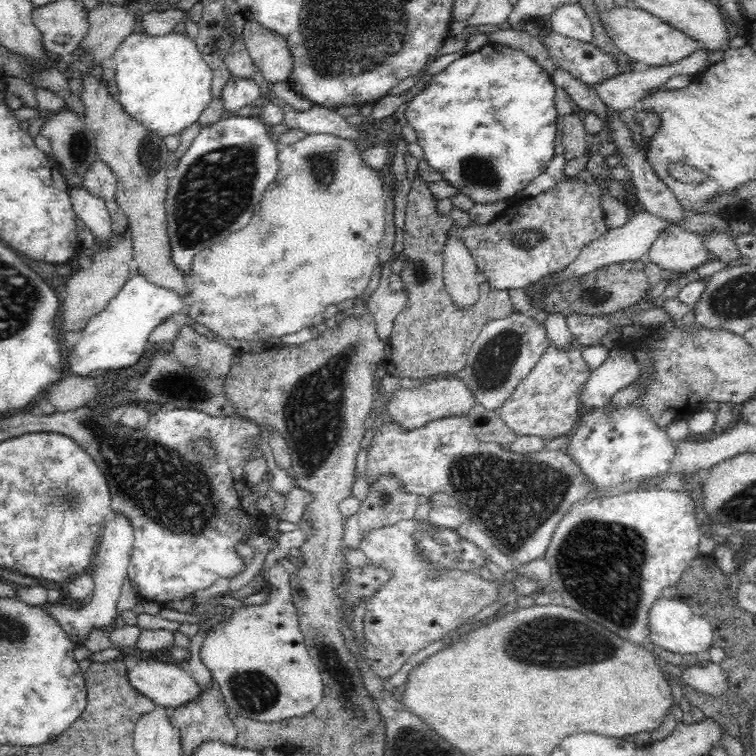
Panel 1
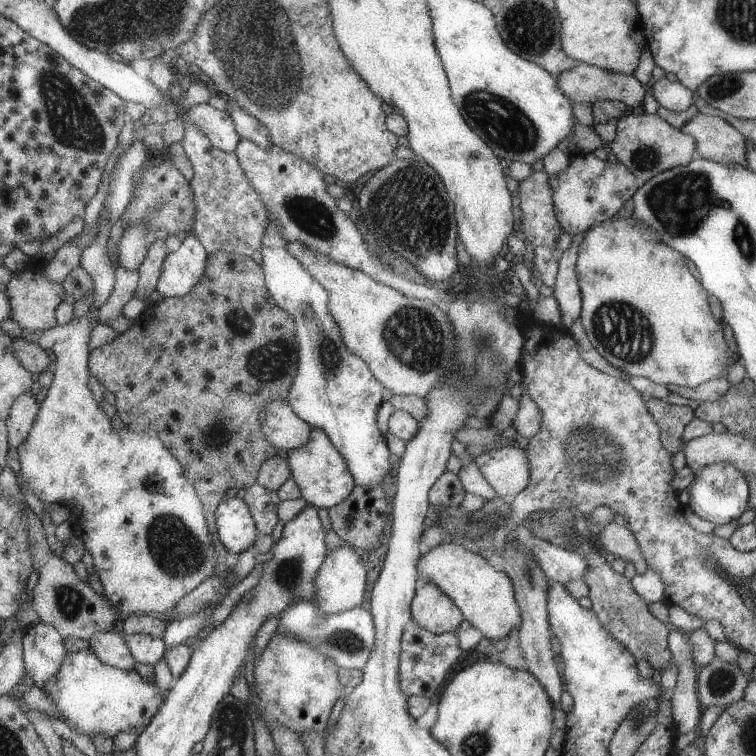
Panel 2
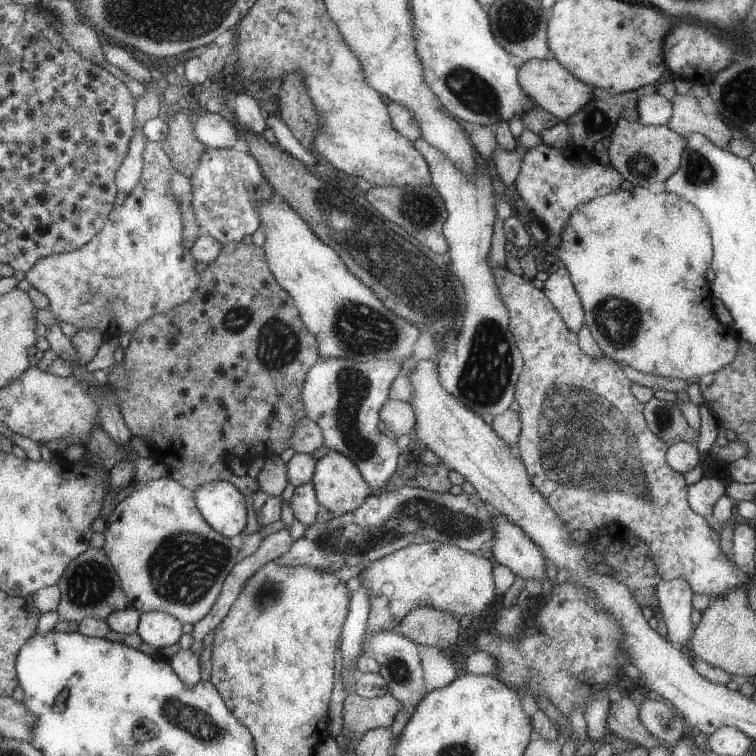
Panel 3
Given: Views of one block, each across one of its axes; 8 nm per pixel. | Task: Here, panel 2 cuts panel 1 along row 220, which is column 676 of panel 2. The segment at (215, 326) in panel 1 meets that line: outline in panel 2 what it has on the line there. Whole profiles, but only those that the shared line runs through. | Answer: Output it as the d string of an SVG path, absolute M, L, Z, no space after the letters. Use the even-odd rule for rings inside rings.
M633 217L618 219L605 219L599 224L587 227L582 234L582 240L578 244L578 256L575 268L577 269L578 285L582 295L581 314L578 319L585 328L585 334L593 349L615 369L623 373L626 378L642 377L655 384L665 387L676 385L679 387L695 388L707 380L719 378L717 374L723 372L723 376L729 372L729 366L733 366L733 362L737 362L737 354L731 352L723 340L723 324L721 319L715 320L715 316L709 312L709 304L707 304L707 292L701 288L698 280L691 276L691 272L687 270L687 266L683 264L683 256L679 252L675 252L673 248L661 244L656 234L648 227L647 223L634 219Z

